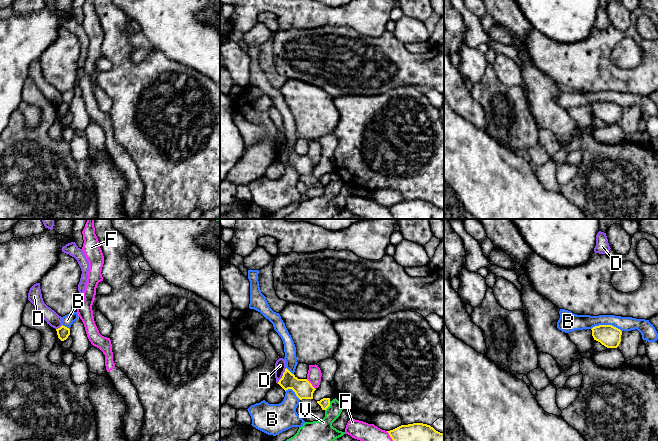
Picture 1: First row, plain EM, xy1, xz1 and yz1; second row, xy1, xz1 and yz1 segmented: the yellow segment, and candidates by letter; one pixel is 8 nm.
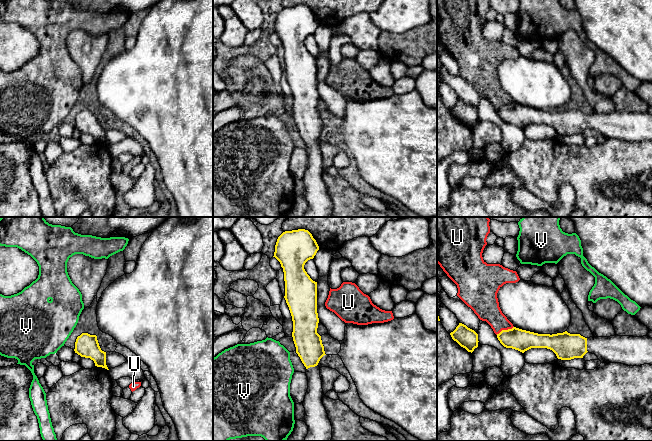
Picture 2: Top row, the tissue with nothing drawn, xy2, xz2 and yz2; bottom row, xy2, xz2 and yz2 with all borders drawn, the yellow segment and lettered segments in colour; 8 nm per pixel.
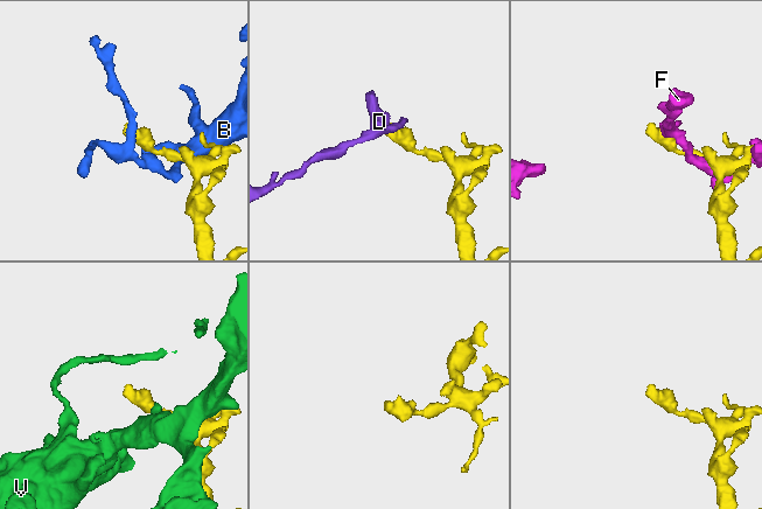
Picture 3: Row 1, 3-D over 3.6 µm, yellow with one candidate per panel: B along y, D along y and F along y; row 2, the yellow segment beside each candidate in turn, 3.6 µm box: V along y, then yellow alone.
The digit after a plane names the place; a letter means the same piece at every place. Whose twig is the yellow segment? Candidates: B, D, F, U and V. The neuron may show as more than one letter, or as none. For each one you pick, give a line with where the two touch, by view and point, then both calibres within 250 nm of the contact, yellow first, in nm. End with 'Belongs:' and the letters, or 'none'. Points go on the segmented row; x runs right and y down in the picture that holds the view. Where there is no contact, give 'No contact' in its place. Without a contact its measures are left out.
Belongs: none

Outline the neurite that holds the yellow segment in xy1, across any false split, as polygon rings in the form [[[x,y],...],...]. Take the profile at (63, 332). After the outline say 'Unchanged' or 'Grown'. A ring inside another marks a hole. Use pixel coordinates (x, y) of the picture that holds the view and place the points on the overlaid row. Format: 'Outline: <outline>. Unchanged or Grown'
Outline: [[[63,325],[60,328],[56,329],[56,331],[57,331],[58,338],[61,341],[66,340],[68,336],[70,335],[70,329]]]. Unchanged

